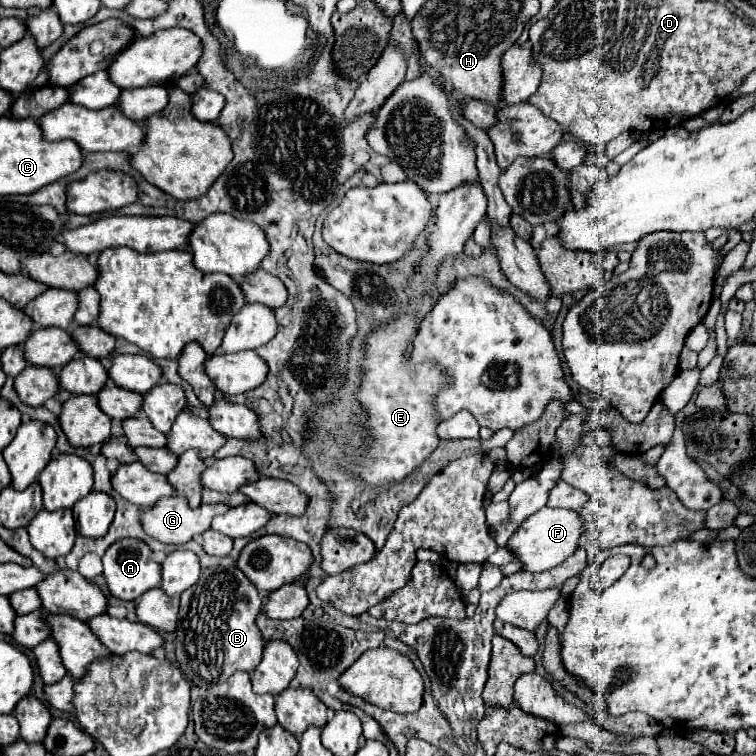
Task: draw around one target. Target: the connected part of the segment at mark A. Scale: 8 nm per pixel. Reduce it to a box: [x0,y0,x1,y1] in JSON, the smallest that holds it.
[104,538,160,600]

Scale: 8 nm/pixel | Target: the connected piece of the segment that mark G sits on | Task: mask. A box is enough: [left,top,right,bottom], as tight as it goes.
[142,496,216,544]

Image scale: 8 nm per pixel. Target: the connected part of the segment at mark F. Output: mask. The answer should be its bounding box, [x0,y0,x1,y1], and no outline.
[508,506,584,572]

